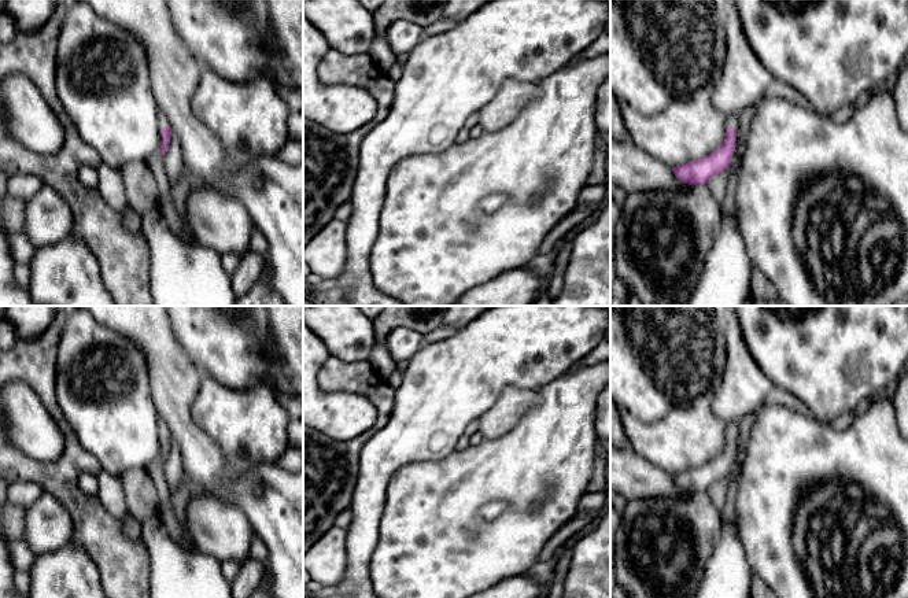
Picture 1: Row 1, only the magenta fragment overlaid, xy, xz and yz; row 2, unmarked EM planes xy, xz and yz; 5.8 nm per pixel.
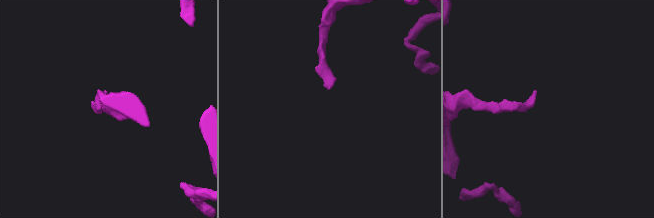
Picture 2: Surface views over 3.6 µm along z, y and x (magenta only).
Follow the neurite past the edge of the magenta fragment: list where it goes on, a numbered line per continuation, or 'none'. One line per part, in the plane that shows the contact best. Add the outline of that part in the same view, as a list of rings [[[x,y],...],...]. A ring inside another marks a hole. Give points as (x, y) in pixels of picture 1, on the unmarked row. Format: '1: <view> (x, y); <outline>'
1: xy (162, 427); [[[160,417],[158,420],[158,431],[159,431],[159,439],[160,439],[160,450],[163,450],[162,436],[165,433],[170,433],[170,429],[169,429],[167,424],[165,422],[165,420],[162,420]]]

